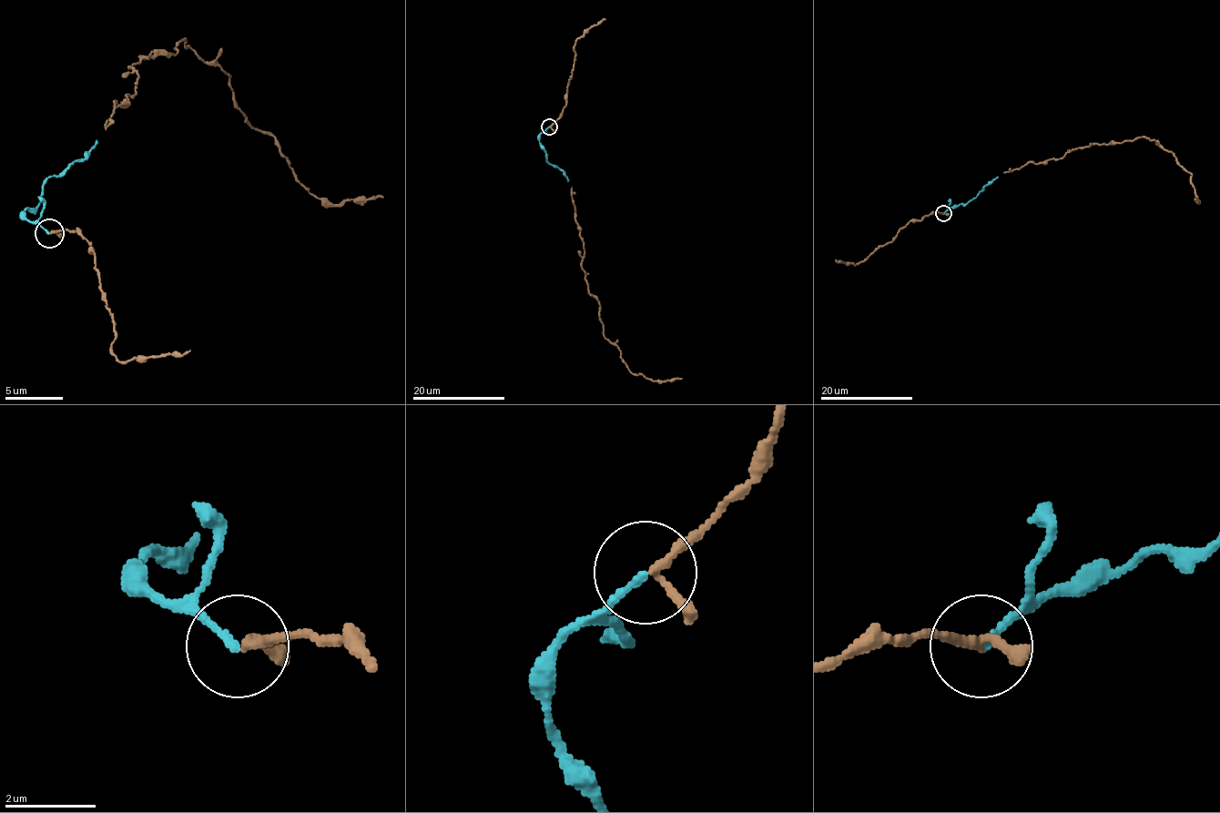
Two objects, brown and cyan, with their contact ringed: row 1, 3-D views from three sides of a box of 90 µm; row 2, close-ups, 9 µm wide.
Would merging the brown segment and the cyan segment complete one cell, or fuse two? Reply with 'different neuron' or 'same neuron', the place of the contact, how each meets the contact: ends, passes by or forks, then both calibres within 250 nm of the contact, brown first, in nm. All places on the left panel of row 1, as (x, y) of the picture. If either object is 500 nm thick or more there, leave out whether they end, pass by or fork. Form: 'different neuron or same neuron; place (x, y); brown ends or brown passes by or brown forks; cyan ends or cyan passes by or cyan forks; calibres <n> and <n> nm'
same neuron; place (49, 233); brown passes by; cyan ends; calibres 170 and 160 nm

